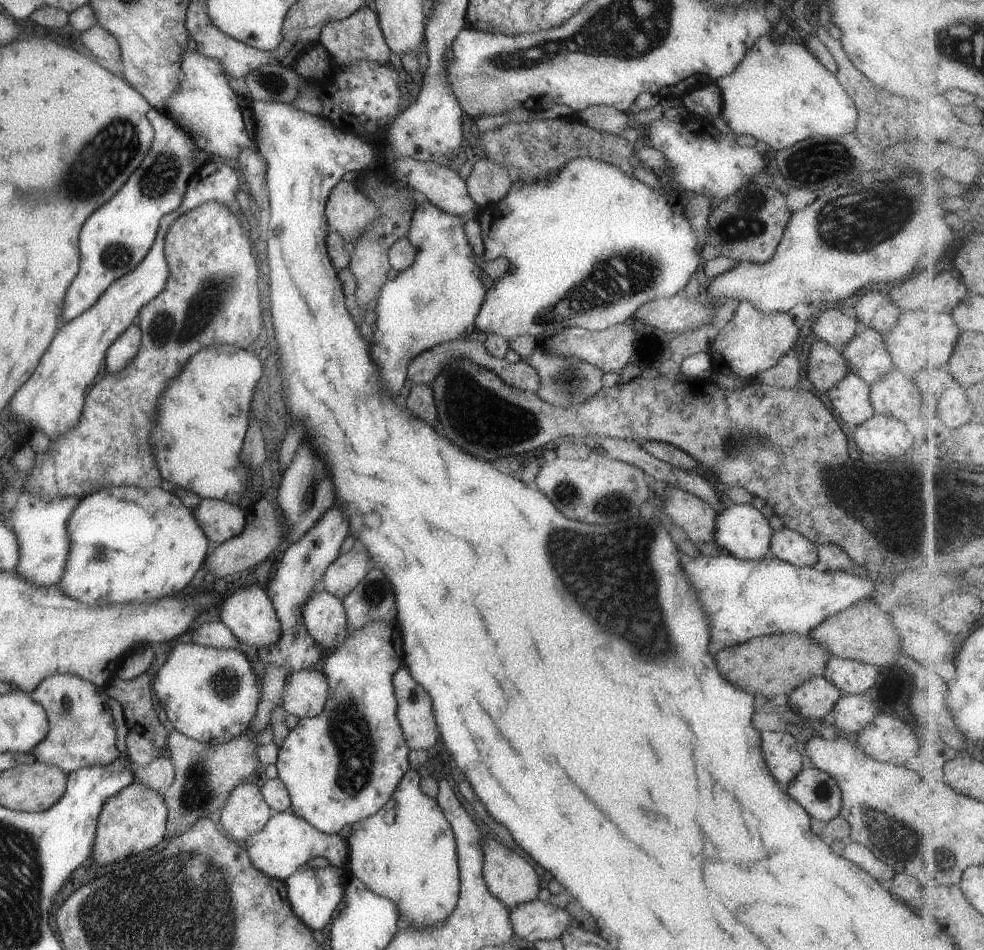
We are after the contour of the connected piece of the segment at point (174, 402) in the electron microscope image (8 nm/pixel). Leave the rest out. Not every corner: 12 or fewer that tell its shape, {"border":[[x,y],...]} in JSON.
{"border":[[196,350],[164,384],[161,480],[239,504],[259,360]]}

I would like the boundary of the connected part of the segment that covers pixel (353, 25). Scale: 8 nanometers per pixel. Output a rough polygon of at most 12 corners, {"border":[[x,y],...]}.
{"border":[[373,7],[320,28],[336,66],[389,63]]}

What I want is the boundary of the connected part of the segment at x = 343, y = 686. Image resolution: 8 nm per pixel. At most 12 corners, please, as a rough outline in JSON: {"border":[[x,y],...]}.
{"border":[[397,622],[323,662],[322,711],[278,746],[289,810],[344,833],[412,767]]}

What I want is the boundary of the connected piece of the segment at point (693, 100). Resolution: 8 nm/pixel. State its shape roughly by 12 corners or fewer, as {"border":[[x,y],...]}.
{"border":[[715,84],[680,96],[683,106],[701,118],[715,118],[721,98]]}

